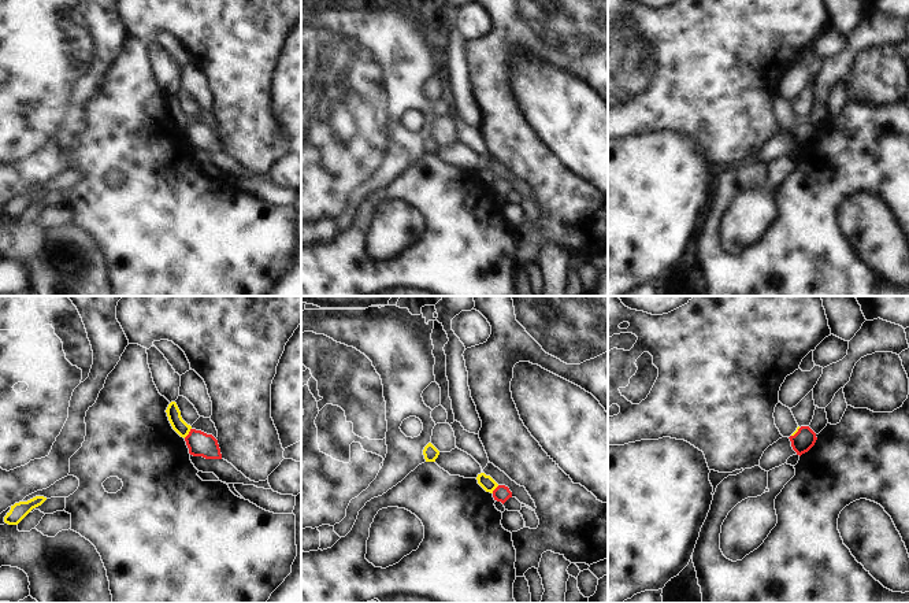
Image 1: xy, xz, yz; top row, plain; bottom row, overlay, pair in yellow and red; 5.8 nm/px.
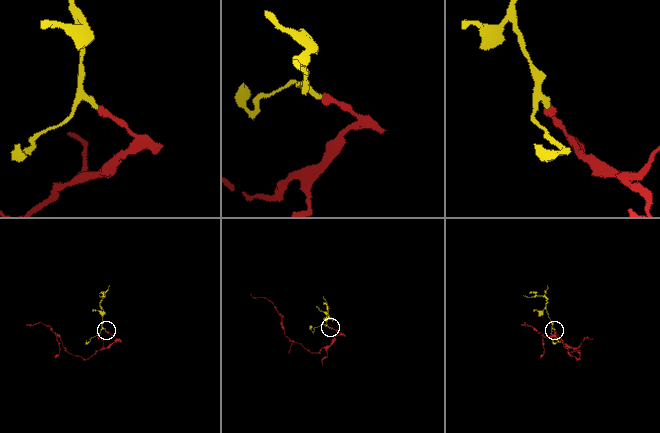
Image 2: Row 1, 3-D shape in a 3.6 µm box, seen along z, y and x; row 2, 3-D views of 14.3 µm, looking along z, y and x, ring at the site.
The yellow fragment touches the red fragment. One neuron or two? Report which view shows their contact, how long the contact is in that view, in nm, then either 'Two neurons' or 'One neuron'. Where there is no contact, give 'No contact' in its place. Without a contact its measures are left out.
Touches yellow in xy. Shared border 80 nm. Two neurons

